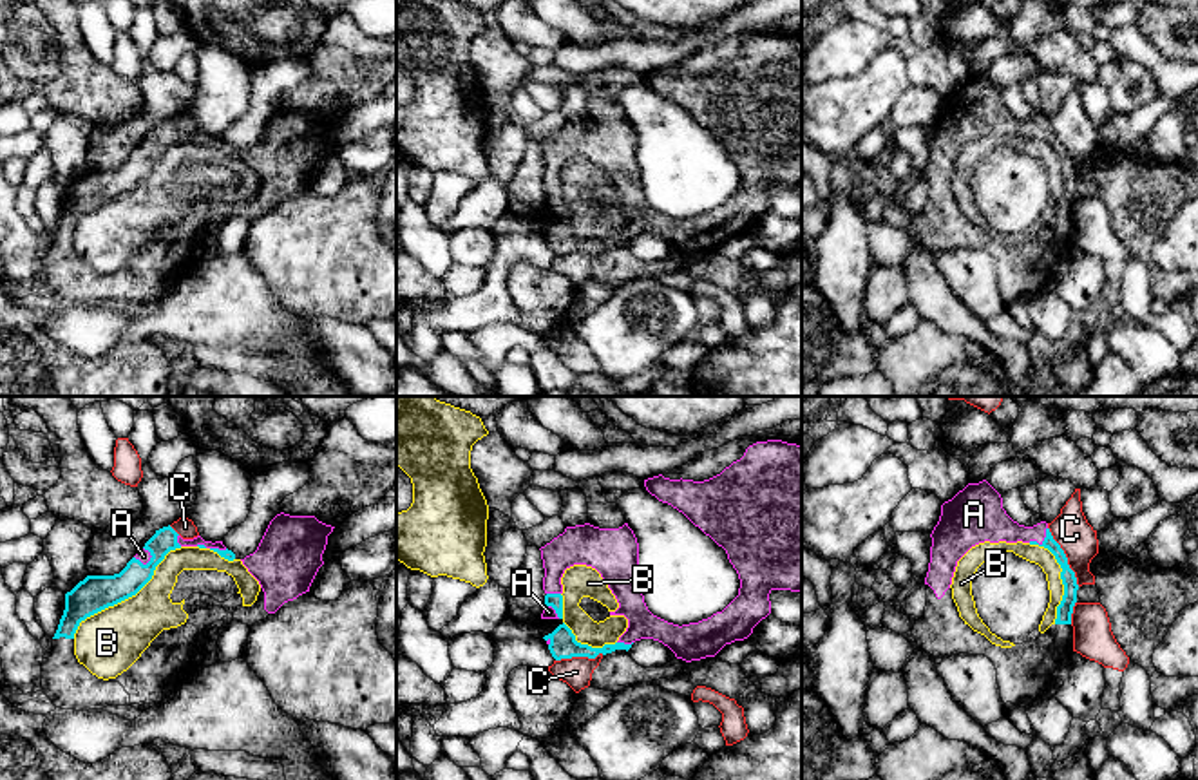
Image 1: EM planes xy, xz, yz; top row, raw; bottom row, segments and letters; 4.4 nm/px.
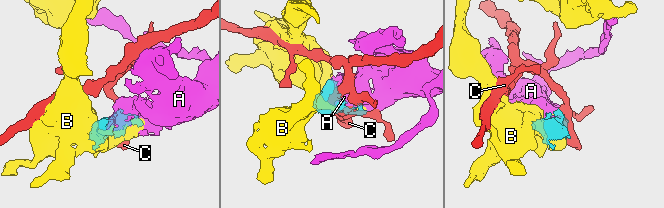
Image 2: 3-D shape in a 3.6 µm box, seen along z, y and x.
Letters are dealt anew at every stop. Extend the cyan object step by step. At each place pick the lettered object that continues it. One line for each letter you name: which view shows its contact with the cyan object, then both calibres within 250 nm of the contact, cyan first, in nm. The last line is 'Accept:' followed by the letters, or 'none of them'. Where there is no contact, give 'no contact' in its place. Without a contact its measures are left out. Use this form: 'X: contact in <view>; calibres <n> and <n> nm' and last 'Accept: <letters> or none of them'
A: contact in yz; calibres 70 and 160 nm
Accept: A

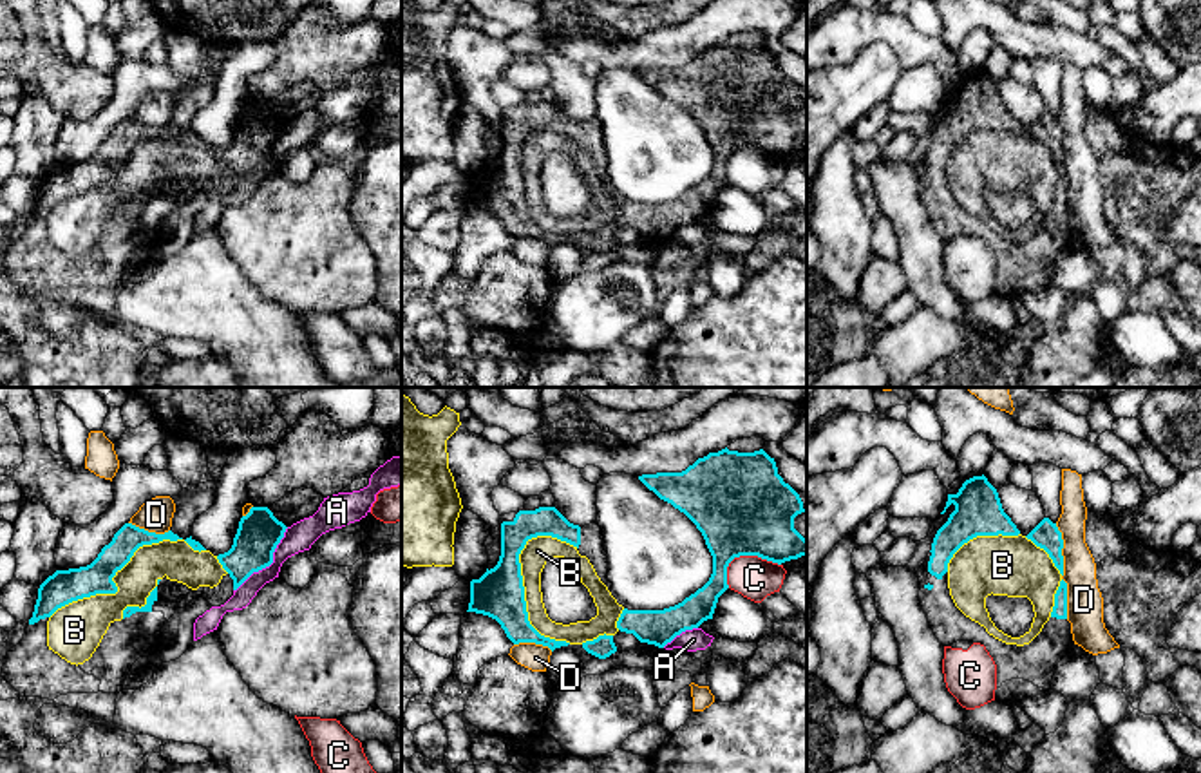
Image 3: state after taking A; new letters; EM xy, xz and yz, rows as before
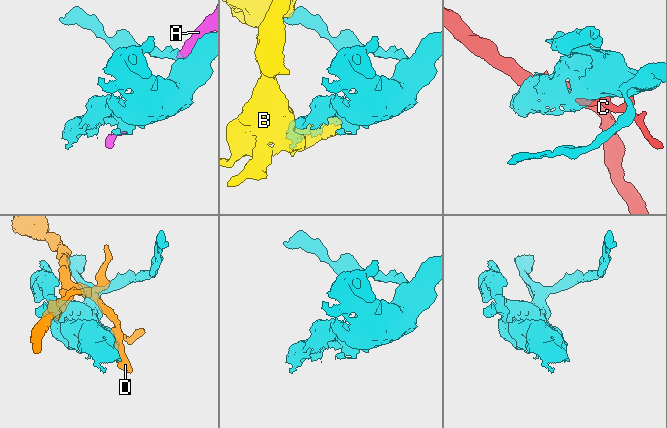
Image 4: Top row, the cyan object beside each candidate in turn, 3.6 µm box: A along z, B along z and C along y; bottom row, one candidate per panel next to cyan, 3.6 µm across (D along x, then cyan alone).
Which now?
Accept: none of them

